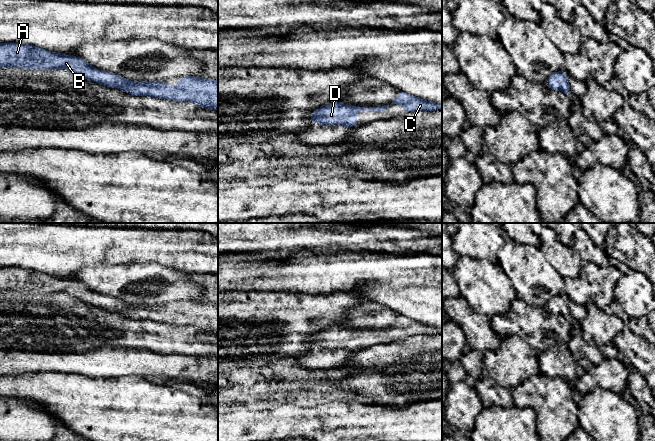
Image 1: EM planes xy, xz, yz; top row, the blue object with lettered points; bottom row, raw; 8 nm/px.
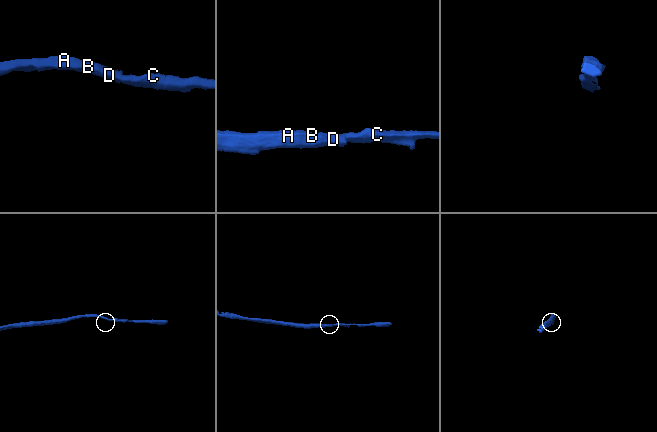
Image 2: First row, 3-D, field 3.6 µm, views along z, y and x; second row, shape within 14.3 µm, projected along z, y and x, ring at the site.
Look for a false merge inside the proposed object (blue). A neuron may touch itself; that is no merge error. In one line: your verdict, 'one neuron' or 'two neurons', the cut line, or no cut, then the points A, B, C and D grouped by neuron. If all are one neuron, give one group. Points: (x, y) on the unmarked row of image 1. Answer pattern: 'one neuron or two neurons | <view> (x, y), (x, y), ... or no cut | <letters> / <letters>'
one neuron | no cut | A B C D

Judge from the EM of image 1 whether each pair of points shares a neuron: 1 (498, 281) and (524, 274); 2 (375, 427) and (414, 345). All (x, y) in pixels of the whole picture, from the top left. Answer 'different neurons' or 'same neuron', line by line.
1: different neurons
2: different neurons

